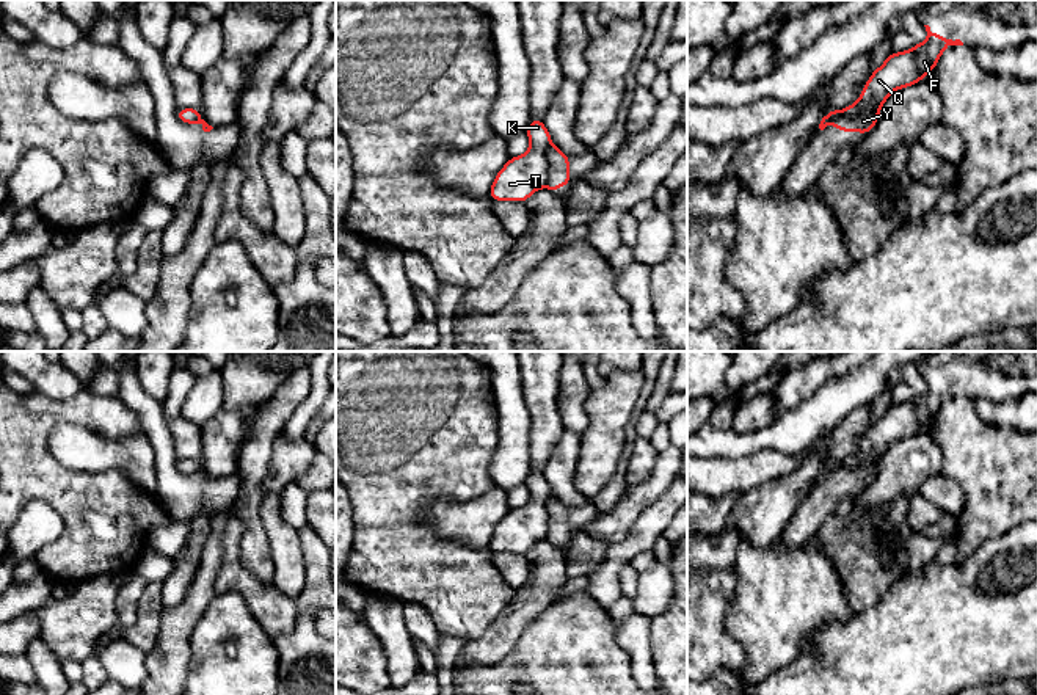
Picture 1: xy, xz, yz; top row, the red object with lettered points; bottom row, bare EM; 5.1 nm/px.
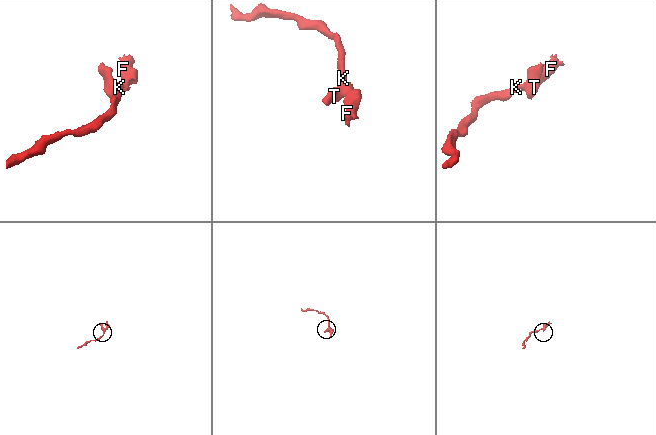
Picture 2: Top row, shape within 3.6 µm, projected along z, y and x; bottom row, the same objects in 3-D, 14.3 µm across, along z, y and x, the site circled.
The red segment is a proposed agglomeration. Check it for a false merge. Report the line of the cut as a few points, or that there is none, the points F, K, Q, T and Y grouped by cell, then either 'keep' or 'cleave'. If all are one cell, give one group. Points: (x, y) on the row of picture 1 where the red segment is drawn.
xz (551, 143), (546, 151), (545, 185) | F Q Y / K T | cleave

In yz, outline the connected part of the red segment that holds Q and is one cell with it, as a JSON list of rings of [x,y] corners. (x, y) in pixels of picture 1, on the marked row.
[[[929,25],[924,27],[927,31],[924,42],[915,44],[905,52],[891,52],[885,63],[872,71],[860,99],[841,110],[841,115],[831,121],[838,132],[861,132],[868,135],[875,127],[880,108],[893,91],[919,83],[937,67],[948,45],[963,45],[960,39],[948,39],[932,33]]]

